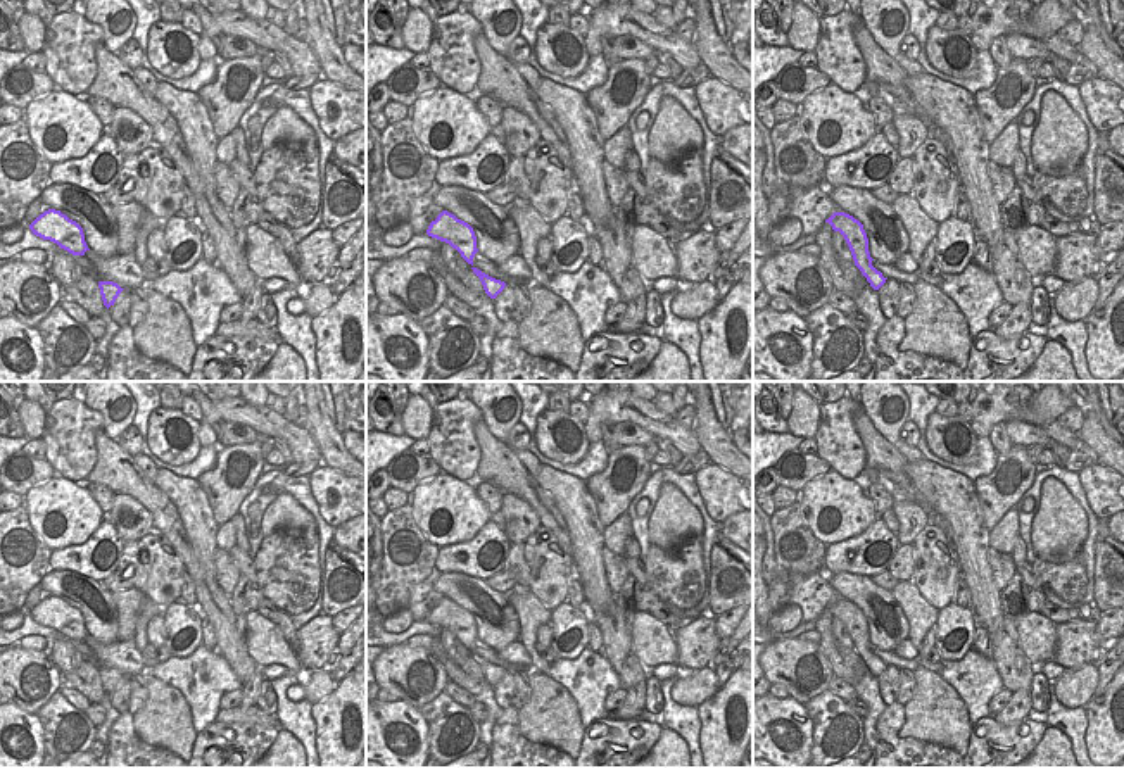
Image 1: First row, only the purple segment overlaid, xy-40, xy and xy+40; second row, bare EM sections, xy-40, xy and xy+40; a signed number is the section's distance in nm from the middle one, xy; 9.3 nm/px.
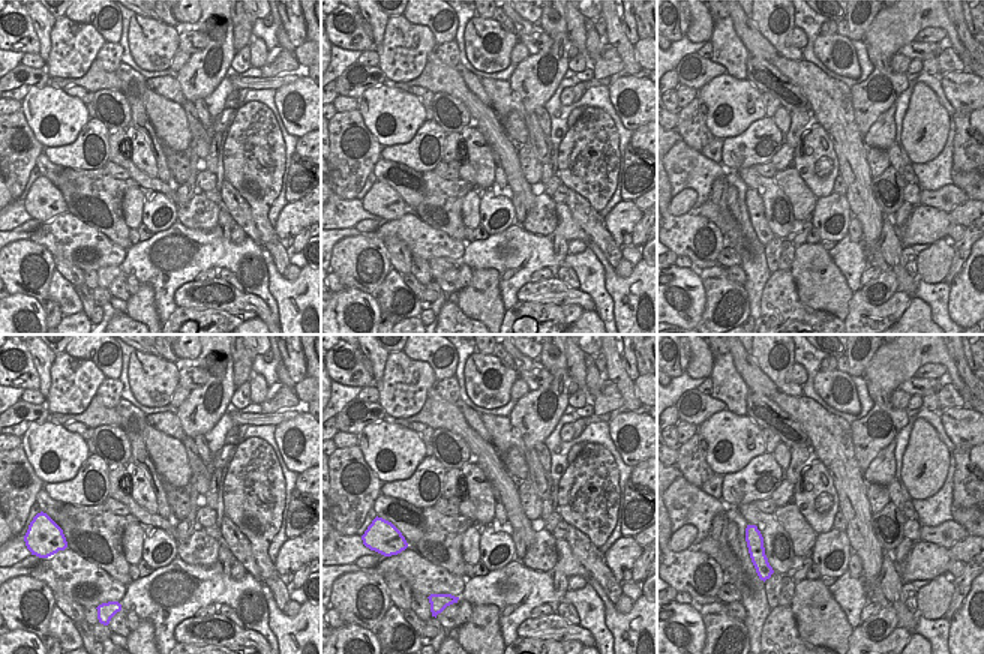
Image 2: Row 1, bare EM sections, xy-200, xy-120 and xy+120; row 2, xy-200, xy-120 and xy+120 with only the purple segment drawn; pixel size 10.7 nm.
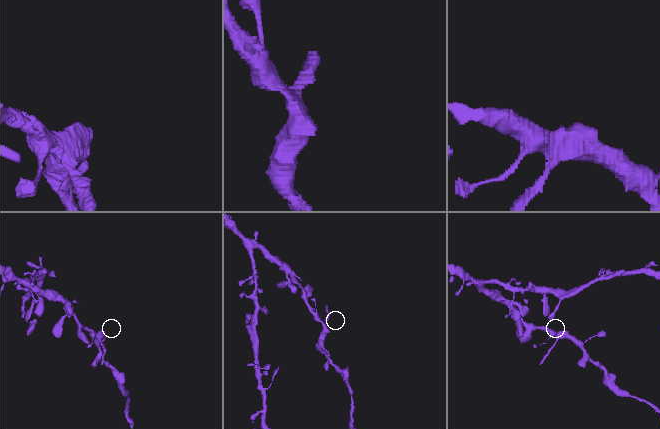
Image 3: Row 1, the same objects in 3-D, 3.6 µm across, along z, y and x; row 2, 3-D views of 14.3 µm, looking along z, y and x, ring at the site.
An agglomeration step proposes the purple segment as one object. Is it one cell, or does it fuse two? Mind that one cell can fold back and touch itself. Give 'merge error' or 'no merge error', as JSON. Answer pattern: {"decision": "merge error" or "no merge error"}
{"decision": "merge error"}

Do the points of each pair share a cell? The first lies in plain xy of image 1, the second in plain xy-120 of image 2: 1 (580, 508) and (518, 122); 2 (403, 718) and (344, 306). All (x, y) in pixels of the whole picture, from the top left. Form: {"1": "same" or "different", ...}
{"1": "different", "2": "same"}

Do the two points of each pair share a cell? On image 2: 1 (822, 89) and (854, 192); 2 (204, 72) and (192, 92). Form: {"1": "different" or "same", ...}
{"1": "same", "2": "same"}

